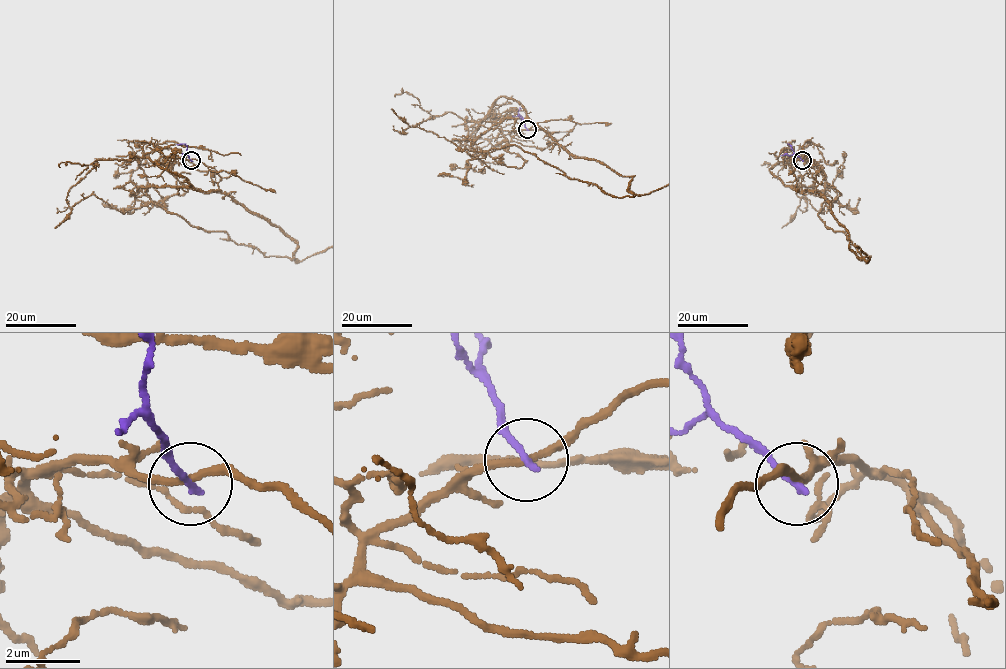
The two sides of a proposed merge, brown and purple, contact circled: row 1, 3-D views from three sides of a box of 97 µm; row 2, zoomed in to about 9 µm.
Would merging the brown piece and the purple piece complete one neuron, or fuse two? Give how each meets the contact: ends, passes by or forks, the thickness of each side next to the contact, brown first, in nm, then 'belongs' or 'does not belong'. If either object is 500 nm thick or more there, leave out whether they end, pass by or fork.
brown passes by; purple ends; calibres 200 and 190 nm; does not belong

